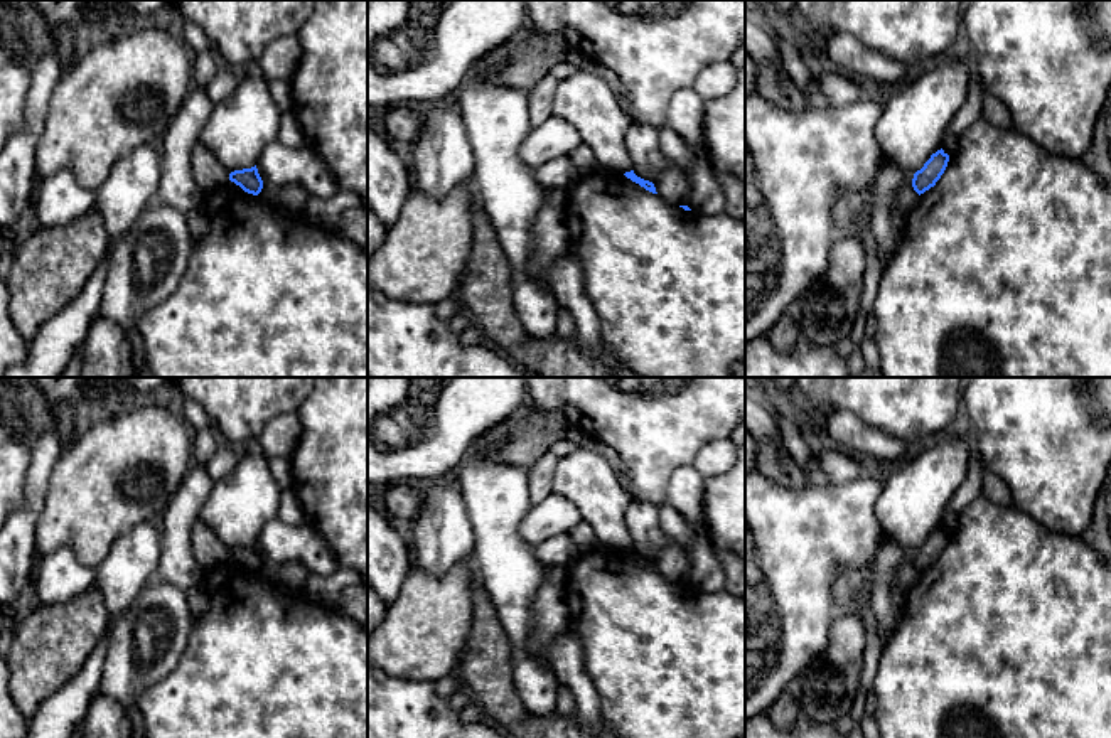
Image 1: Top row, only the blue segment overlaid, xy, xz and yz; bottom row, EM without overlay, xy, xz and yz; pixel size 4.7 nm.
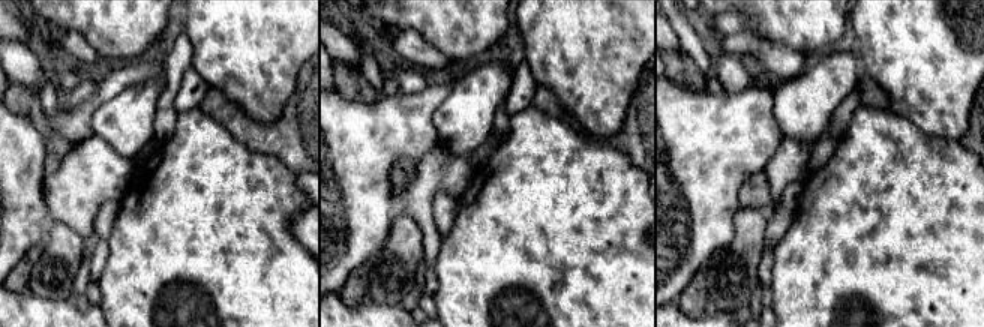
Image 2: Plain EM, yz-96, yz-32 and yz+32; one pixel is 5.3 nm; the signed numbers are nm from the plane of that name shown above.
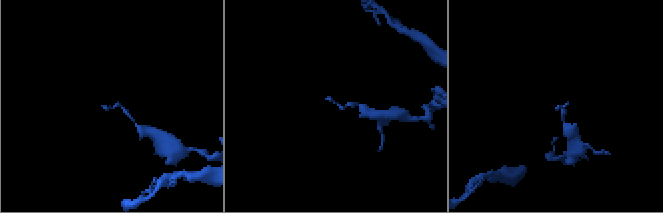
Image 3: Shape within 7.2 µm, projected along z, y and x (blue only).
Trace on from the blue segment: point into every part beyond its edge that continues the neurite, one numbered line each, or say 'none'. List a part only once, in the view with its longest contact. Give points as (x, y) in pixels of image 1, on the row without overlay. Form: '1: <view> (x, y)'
none

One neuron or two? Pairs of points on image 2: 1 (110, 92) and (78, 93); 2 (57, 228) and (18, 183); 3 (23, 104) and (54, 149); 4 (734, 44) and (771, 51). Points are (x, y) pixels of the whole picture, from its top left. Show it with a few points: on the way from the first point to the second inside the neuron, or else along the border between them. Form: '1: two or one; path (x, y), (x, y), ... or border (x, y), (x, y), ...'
1: two; border (96, 84), (96, 90), (90, 96), (71, 105)
2: two; border (51, 221), (45, 237)
3: one; path (35, 114), (51, 137)
4: one; path (743, 44), (762, 50)

